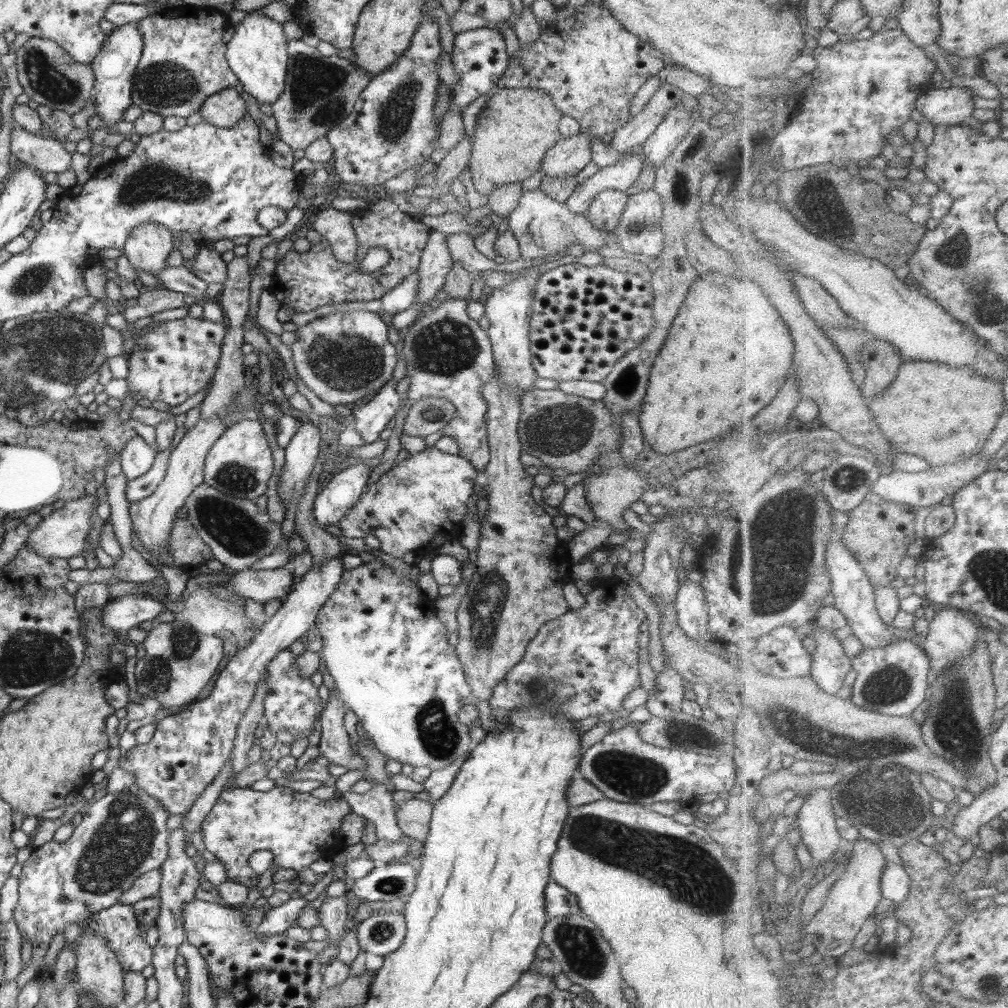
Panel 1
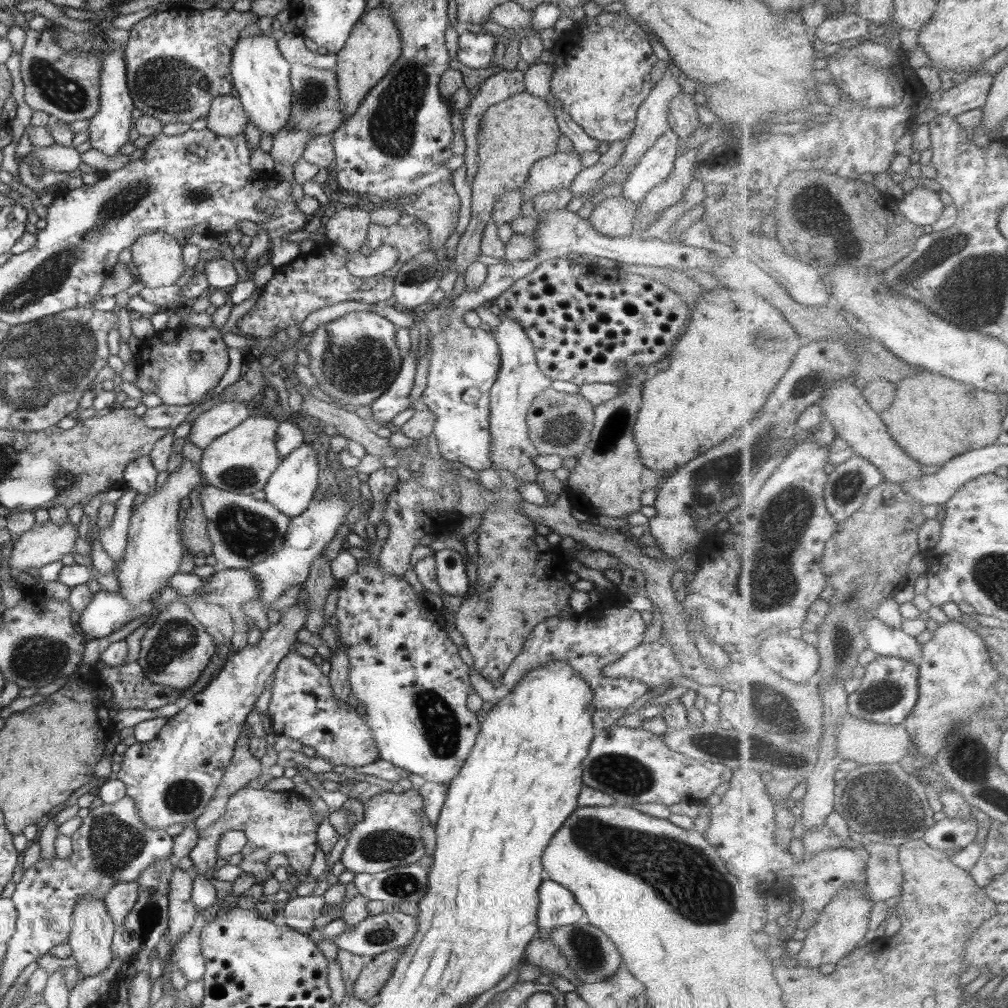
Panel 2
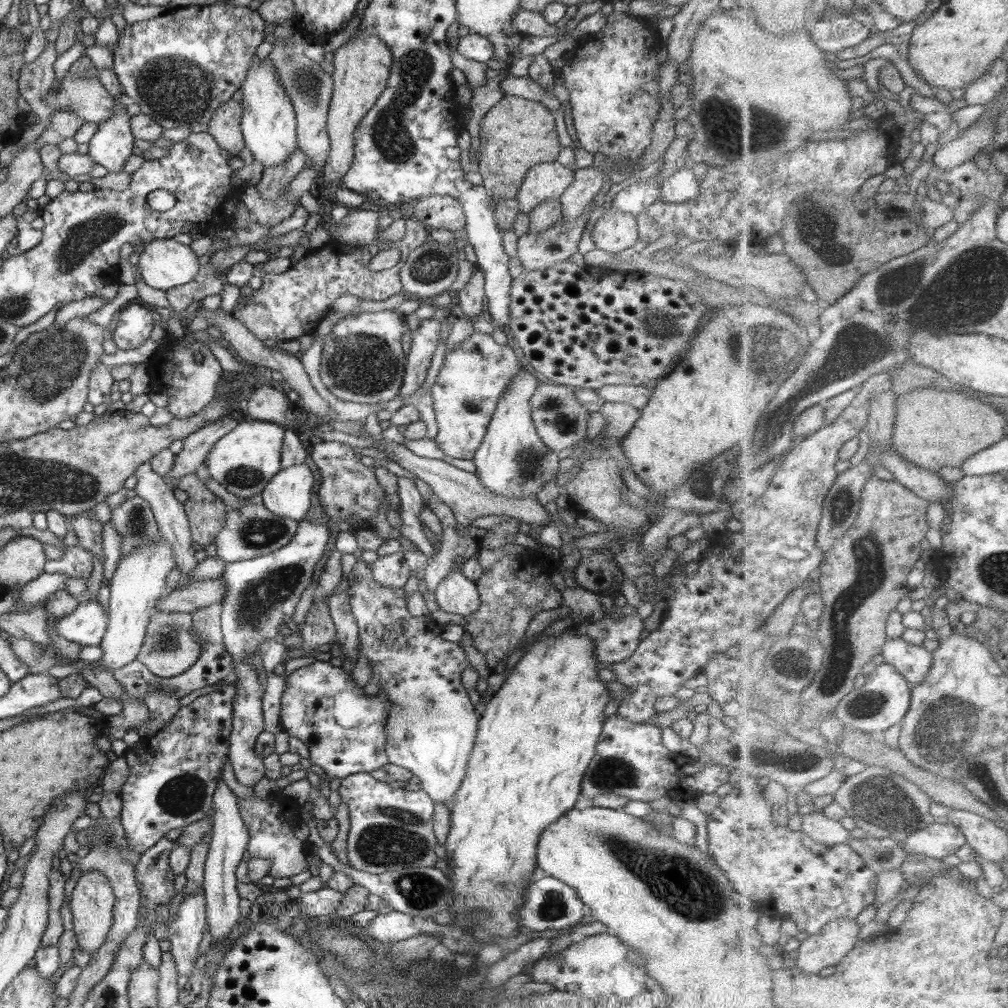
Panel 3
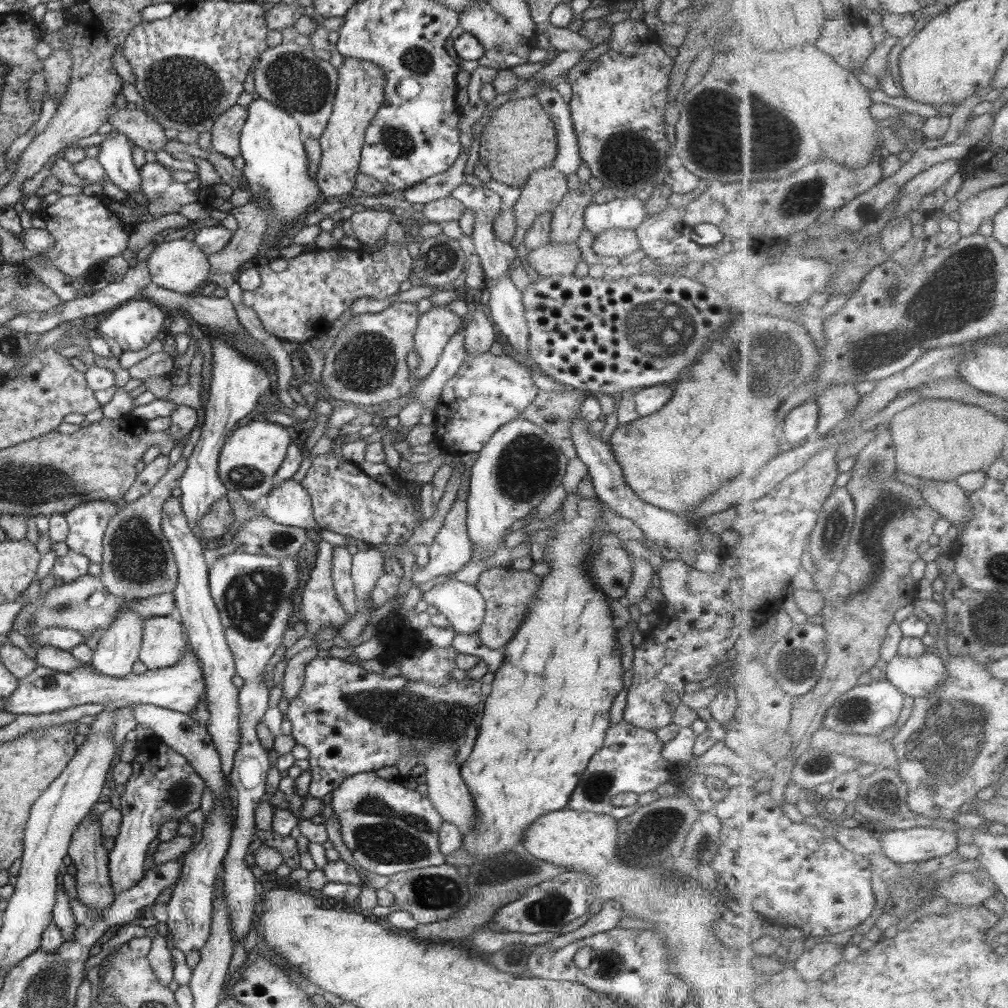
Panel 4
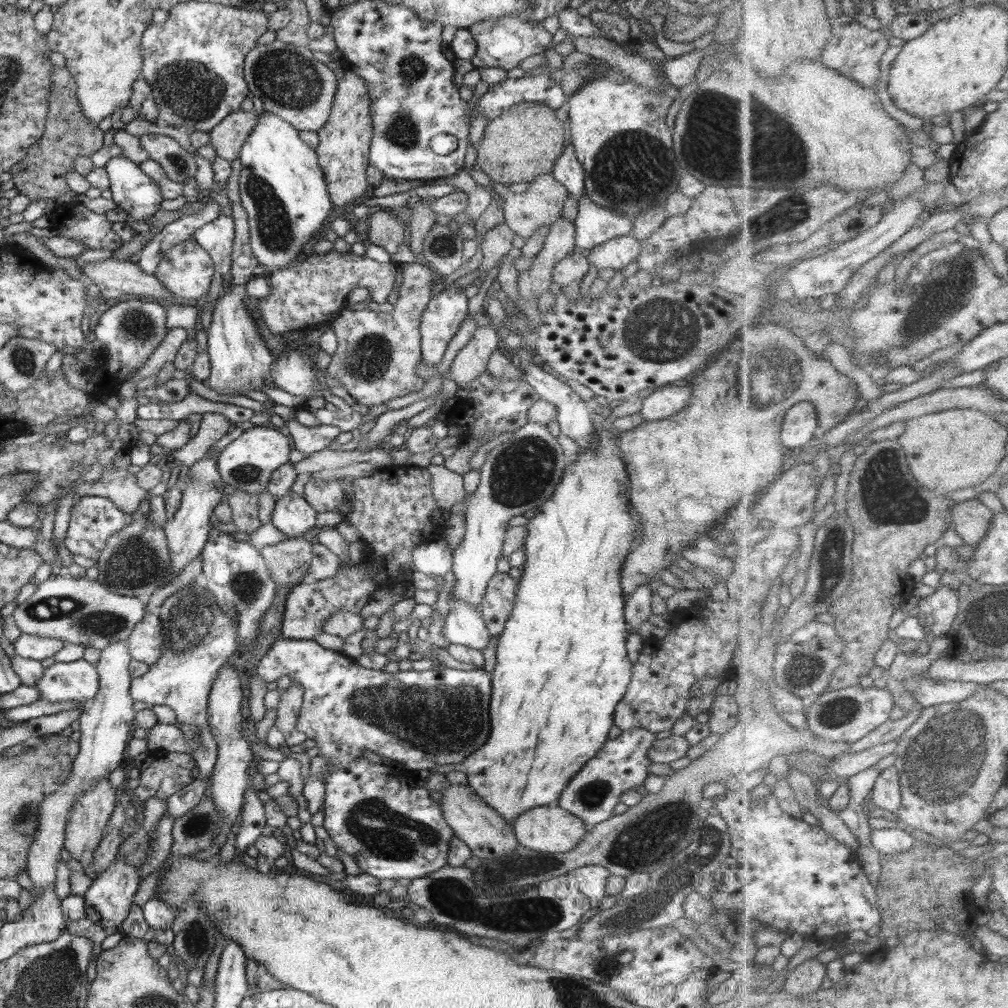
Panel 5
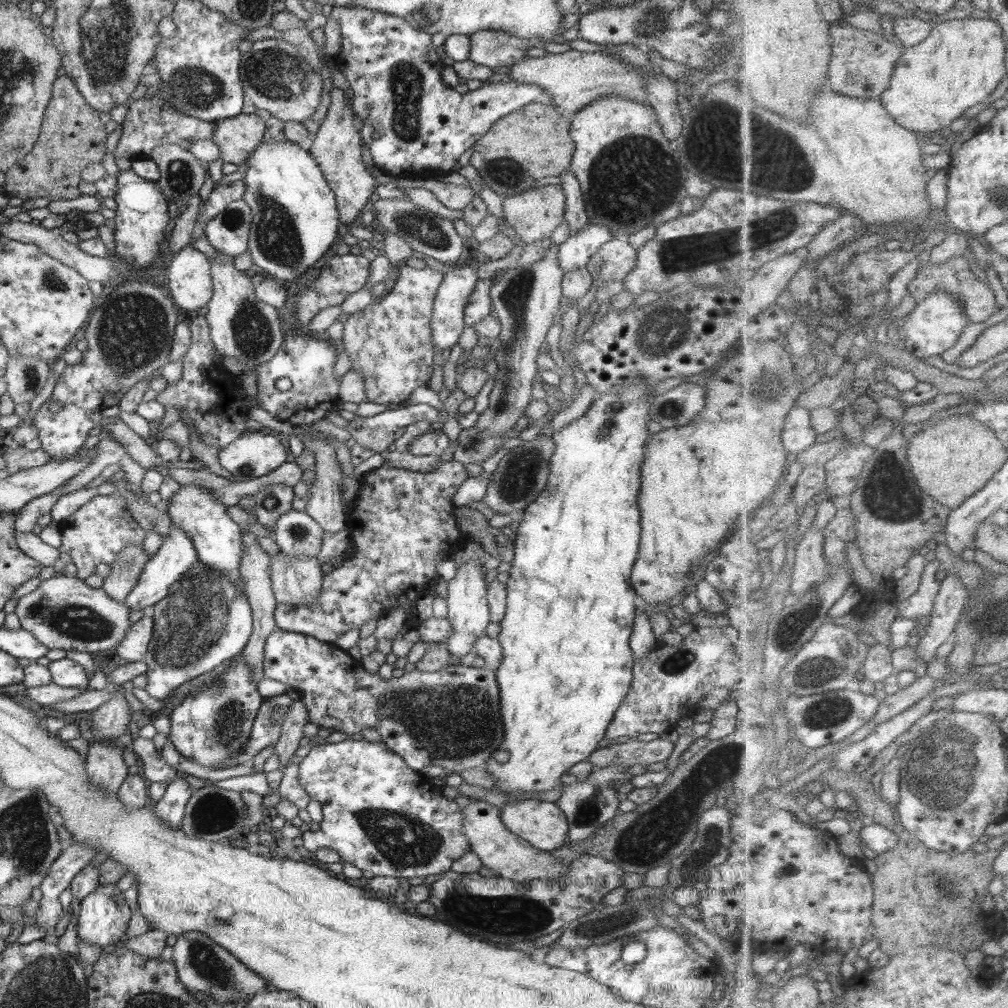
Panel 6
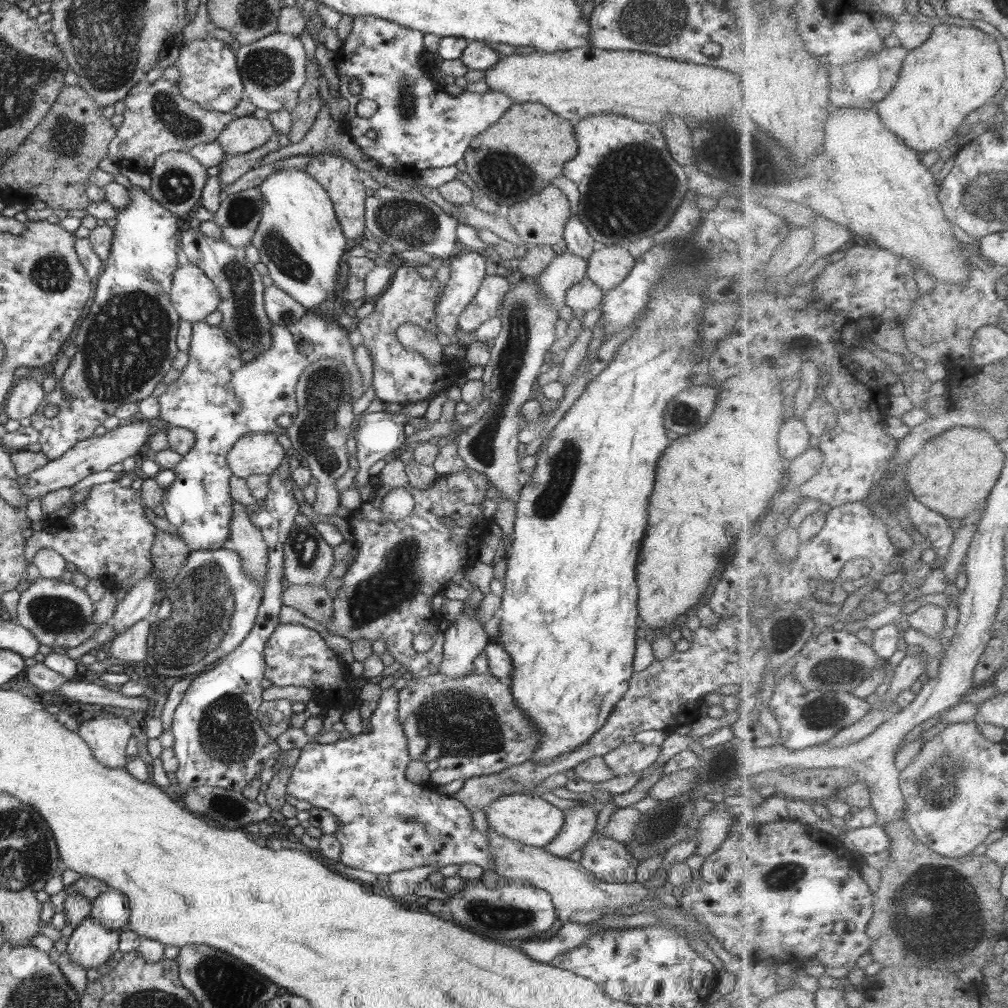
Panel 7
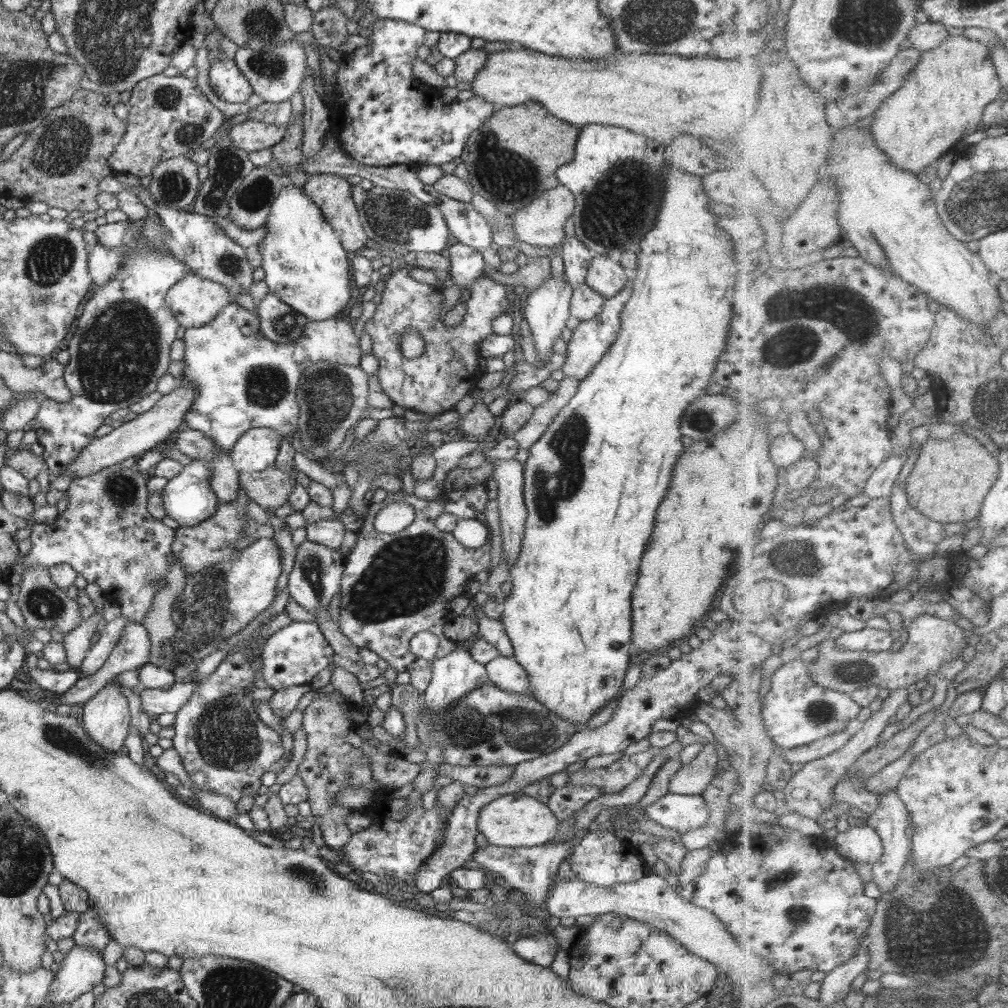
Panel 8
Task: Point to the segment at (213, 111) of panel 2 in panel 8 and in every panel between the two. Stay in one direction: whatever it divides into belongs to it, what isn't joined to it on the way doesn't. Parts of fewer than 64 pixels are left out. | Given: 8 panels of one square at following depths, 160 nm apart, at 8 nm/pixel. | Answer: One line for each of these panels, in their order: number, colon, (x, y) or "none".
3: (225, 125)
4: (225, 133)
5: (227, 137)
6: (238, 137)
7: (243, 134)
8: (251, 135)

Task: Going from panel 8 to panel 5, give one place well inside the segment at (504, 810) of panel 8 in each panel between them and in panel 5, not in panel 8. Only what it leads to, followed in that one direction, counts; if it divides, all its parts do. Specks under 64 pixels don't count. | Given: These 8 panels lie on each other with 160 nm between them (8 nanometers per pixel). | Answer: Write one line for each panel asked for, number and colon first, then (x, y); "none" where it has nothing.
5: (550, 828)
6: (542, 824)
7: (531, 820)

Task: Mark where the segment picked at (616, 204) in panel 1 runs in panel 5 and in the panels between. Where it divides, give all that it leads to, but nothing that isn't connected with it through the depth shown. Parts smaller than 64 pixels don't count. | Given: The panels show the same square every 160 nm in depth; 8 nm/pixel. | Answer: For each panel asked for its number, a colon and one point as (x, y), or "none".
2: (612, 217)
3: (616, 231)
4: (613, 242)
5: (618, 253)

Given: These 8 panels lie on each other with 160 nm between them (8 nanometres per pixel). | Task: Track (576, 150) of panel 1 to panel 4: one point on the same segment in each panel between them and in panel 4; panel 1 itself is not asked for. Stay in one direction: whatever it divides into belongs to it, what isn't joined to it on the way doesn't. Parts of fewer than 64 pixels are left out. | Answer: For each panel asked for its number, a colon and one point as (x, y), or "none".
2: (556, 172)
3: (546, 181)
4: (544, 190)

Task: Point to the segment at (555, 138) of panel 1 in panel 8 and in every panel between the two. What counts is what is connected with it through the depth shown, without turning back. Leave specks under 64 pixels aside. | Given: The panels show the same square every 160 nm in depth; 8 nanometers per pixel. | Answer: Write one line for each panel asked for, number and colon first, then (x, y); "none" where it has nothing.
2: (513, 134)
3: (516, 134)
4: (520, 137)
5: (524, 142)
6: (534, 141)
7: (537, 142)
8: (511, 159)

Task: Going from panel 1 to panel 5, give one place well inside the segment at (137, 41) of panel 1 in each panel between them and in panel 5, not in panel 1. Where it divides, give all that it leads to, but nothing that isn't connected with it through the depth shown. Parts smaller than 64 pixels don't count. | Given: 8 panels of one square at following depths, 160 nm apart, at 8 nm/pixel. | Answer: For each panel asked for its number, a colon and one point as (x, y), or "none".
2: (108, 130)
3: (112, 144)
4: (115, 154)
5: (136, 193)

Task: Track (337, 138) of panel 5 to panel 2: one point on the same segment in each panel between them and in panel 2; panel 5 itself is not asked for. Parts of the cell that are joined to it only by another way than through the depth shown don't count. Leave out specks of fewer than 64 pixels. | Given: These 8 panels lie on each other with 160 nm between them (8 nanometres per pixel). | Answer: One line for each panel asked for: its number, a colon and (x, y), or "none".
2: (374, 45)
3: (361, 67)
4: (360, 84)

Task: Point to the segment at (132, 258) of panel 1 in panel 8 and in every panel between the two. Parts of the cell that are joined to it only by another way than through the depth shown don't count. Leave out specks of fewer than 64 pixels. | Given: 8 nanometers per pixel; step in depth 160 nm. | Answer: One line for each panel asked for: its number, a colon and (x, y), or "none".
2: (157, 260)
3: (164, 264)
4: (179, 265)
5: (186, 270)
6: (190, 284)
7: (194, 296)
8: (194, 301)

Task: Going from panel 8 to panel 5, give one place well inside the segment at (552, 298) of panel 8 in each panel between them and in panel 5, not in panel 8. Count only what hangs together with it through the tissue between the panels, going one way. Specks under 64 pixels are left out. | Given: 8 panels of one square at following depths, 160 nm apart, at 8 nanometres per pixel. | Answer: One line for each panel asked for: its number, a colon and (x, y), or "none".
5: (595, 225)
6: (575, 253)
7: (565, 271)

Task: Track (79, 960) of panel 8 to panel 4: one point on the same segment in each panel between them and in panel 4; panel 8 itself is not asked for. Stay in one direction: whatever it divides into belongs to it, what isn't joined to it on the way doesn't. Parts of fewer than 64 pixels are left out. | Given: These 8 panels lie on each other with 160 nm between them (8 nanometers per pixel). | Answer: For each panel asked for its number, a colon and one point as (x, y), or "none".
4: (172, 789)
5: (108, 900)
6: (104, 915)
7: (91, 944)

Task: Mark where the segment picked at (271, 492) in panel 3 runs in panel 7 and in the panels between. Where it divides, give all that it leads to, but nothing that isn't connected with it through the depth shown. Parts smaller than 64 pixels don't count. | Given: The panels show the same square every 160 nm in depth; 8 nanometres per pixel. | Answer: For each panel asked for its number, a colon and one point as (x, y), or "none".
4: (289, 505)
5: (293, 516)
6: (296, 533)
7: (308, 558)

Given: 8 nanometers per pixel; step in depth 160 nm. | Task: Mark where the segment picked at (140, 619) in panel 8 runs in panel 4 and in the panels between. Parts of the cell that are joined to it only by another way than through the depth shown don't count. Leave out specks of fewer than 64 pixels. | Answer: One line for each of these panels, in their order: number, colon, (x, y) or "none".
4: (88, 522)
5: (93, 520)
6: (101, 529)
7: (108, 536)

